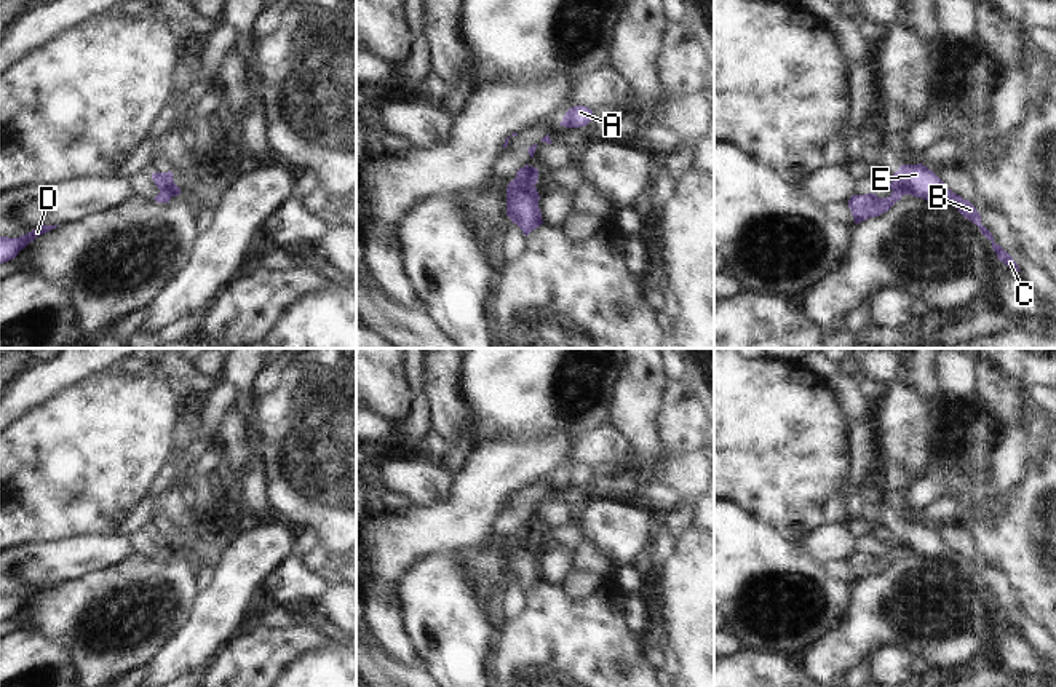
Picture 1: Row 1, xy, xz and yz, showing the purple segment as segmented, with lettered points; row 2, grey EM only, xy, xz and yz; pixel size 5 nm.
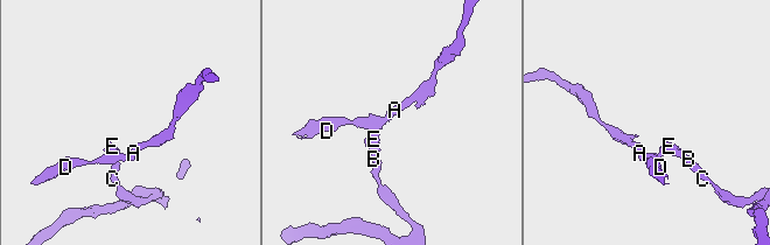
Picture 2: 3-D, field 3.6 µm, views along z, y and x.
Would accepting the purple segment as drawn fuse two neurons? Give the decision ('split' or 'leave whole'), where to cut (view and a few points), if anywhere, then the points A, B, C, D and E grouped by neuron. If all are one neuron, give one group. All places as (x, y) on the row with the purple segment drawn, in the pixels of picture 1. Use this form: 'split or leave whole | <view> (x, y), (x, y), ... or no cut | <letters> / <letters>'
split | xy (160, 190), (166, 190), (171, 195) | A D / B C E

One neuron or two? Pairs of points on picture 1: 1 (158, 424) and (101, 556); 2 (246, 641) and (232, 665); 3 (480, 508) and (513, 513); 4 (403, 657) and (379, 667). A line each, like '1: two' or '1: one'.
1: two
2: one
3: two
4: two

